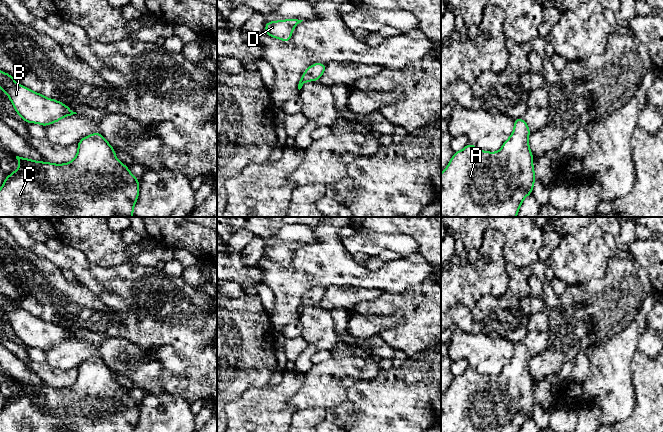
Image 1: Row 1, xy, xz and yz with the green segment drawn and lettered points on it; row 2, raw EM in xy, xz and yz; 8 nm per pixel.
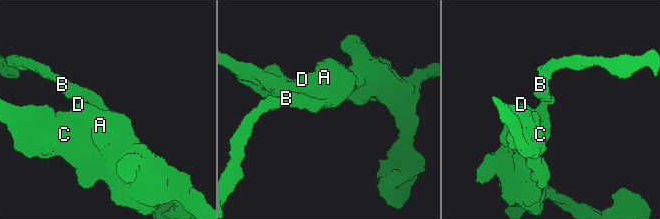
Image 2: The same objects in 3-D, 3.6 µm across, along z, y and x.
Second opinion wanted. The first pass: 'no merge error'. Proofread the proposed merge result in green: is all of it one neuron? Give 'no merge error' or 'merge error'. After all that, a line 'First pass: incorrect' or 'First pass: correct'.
no merge error
First pass: correct

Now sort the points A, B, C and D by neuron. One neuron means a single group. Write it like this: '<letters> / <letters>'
A B C D

